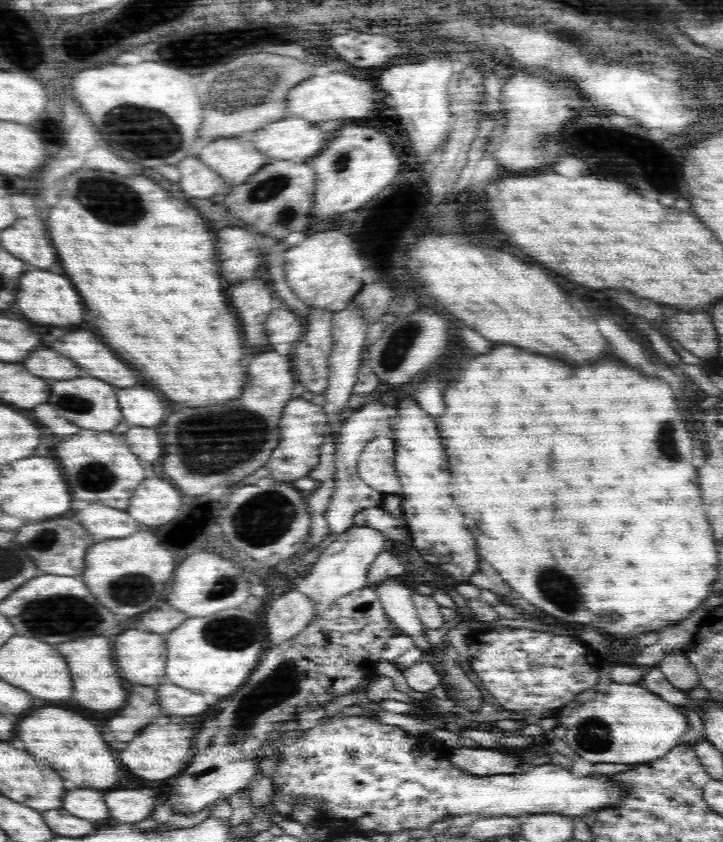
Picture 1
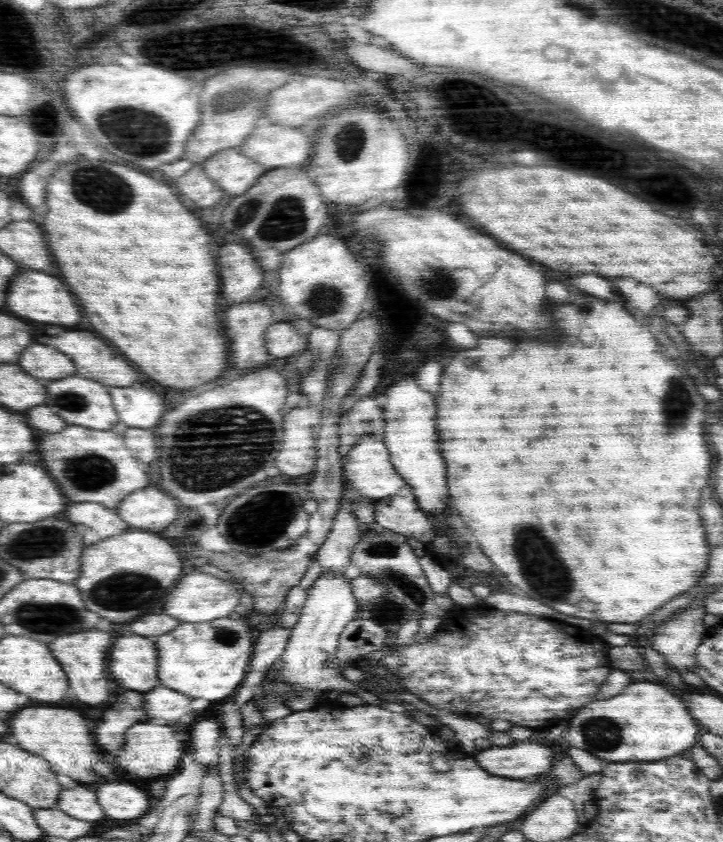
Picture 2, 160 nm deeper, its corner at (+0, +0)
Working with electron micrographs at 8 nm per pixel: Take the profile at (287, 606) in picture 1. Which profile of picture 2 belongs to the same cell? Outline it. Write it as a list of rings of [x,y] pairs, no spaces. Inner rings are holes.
[[[275,625],[271,629],[259,633],[258,640],[255,642],[253,657],[250,659],[251,670],[266,670],[267,666],[281,658],[285,651],[291,629],[284,629]]]

